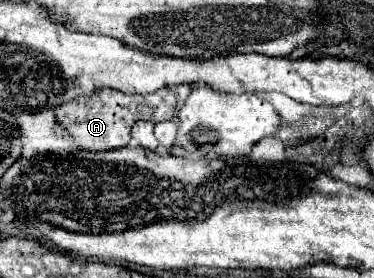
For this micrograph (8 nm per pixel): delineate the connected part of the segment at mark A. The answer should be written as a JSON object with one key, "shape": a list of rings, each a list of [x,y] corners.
{"shape":[[[170,88],[158,90],[148,96],[130,96],[116,90],[98,90],[92,96],[80,96],[54,110],[58,122],[70,132],[70,136],[86,150],[118,150],[130,142],[130,128],[136,120],[164,122],[172,120],[176,112],[176,94]]]}

